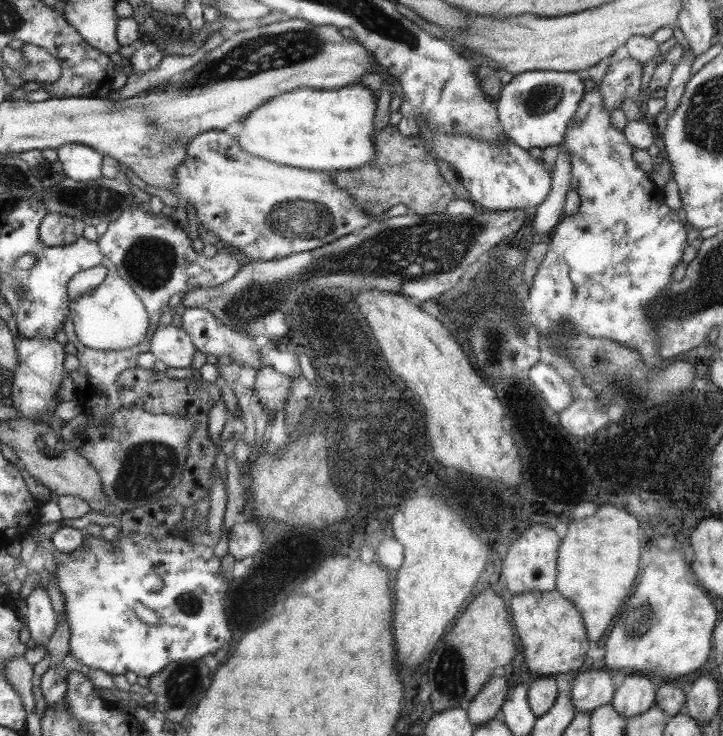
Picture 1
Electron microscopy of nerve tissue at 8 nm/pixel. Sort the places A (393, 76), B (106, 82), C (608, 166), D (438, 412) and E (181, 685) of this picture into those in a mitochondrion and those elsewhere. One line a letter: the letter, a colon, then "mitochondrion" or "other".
A: other
B: other
C: other
D: other
E: mitochondrion

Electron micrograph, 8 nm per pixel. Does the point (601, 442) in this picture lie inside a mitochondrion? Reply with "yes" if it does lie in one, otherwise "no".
no

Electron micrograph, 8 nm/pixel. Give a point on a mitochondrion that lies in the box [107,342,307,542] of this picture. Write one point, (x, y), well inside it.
(147, 469)

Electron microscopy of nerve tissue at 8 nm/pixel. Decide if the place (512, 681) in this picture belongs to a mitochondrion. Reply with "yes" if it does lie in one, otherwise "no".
no

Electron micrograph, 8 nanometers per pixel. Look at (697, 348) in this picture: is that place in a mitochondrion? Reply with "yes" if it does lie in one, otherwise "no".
no

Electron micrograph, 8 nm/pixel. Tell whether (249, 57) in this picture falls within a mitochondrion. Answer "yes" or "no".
yes

